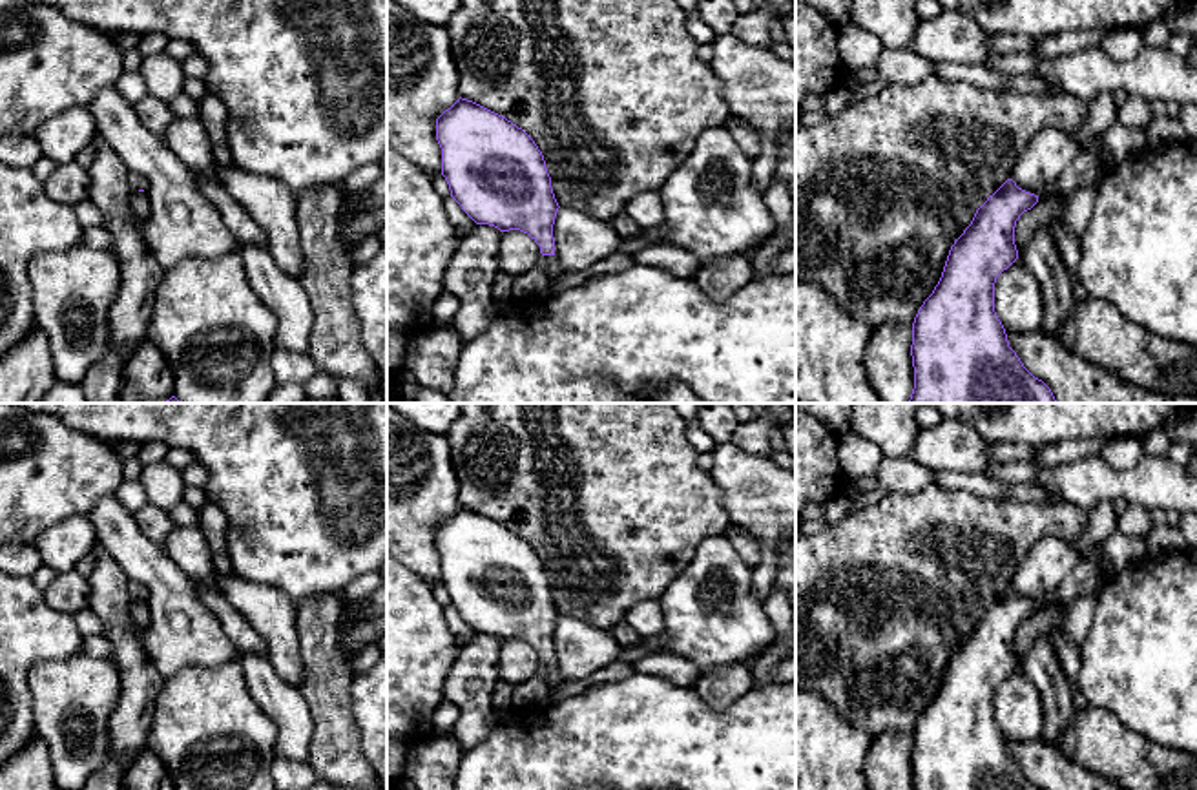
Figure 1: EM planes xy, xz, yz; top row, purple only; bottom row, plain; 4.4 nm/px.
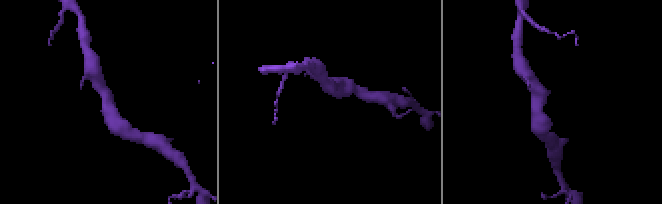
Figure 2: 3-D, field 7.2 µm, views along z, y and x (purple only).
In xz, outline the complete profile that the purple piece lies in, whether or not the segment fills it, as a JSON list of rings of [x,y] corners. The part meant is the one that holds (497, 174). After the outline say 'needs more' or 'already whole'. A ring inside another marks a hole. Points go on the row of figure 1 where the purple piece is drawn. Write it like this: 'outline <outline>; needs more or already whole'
outline [[[458,99],[436,119],[442,175],[451,197],[476,223],[520,230],[538,246],[551,283],[566,270],[555,257],[558,203],[546,161],[531,135],[505,117]]]; needs more

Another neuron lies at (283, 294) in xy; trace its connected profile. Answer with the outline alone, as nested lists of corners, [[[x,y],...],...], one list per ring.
[[[245,244],[241,255],[252,288],[277,317],[276,347],[310,356],[314,310],[299,279],[281,270],[263,246]]]

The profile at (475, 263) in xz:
[[[476,224],[471,235],[460,237],[445,272],[443,288],[460,299],[460,310],[449,325],[463,341],[487,330],[494,317],[491,285],[500,270],[502,234],[494,226]]]

